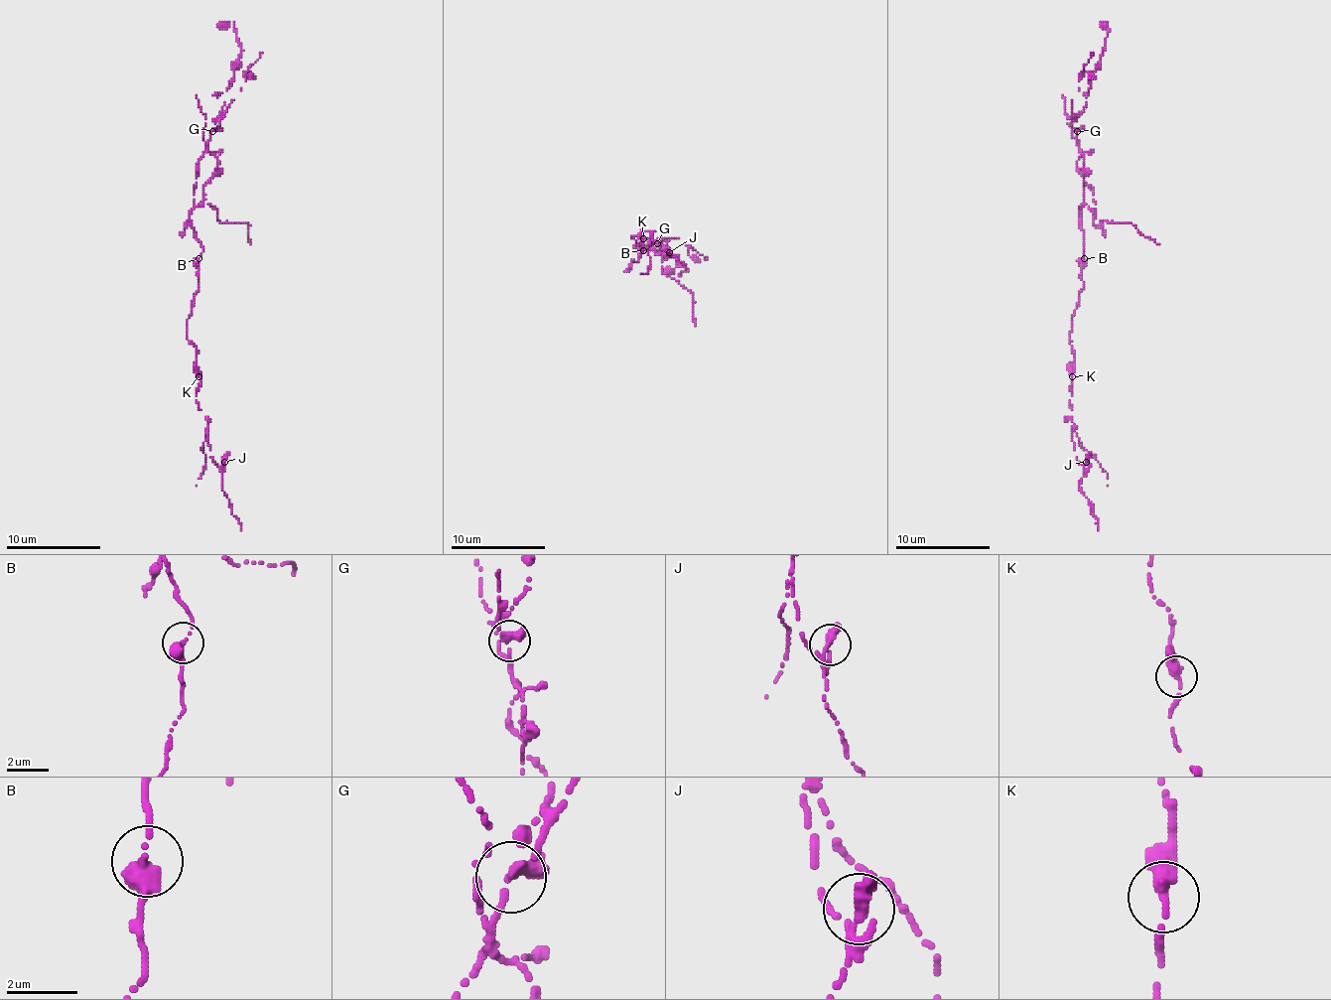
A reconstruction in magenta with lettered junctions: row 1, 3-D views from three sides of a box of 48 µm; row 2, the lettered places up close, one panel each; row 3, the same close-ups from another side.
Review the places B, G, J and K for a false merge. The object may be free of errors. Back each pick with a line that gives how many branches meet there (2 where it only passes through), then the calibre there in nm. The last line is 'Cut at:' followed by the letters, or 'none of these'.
G: 2 branches meet; 320 nm thick
Cut at: G

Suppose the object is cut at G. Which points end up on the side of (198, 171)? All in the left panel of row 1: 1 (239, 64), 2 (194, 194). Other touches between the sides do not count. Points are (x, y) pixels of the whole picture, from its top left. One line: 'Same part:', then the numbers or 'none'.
Same part: 2

